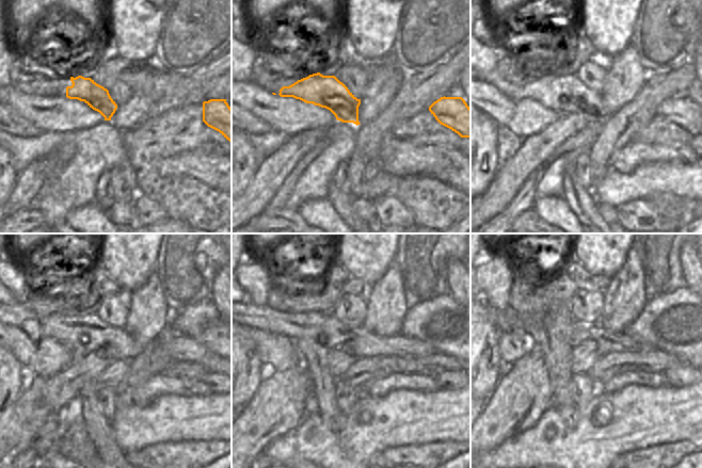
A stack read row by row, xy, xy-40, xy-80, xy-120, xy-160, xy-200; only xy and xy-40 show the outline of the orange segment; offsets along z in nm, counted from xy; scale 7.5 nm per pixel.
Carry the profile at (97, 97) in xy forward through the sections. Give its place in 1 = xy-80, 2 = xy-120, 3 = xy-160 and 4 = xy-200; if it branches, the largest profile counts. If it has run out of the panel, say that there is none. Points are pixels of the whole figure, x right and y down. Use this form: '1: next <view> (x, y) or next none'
1: next xy-80 (563, 94)
2: next xy-120 (81, 333)
3: next xy-160 (323, 327)
4: next xy-200 (607, 342)

